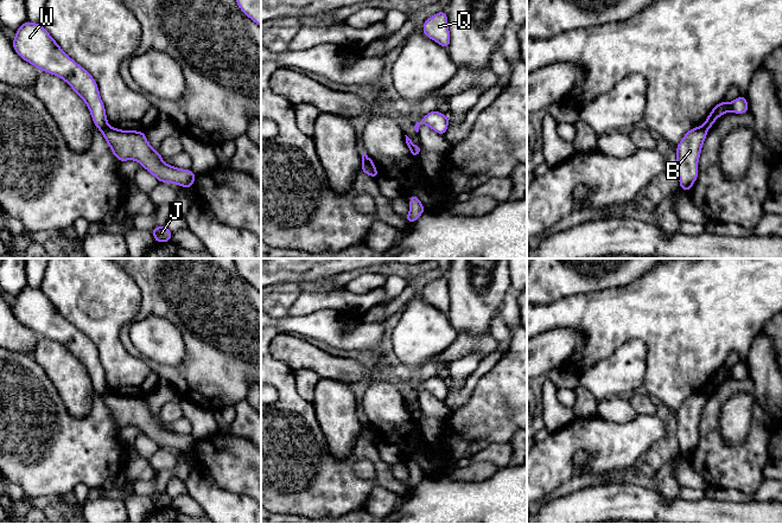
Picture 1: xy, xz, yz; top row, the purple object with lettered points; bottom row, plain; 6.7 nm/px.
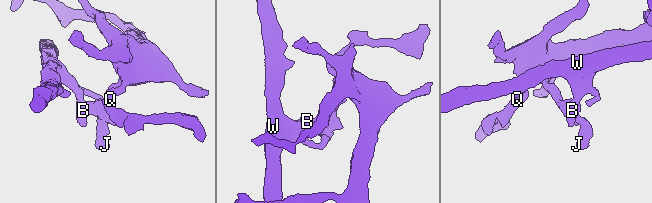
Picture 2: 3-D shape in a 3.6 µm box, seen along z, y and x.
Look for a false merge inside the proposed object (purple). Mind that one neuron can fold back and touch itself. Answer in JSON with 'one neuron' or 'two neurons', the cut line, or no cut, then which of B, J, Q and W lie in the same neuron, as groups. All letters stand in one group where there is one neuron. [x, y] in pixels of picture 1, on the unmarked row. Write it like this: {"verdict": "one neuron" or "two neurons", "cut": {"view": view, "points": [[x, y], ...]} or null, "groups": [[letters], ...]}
{"verdict": "two neurons", "cut": {"view": "xz", "points": [[363, 428], [370, 429], [374, 433]]}, "groups": [["B", "J", "Q"], ["W"]]}

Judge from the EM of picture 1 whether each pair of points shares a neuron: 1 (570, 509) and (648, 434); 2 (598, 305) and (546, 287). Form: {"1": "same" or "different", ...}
{"1": "different", "2": "different"}

